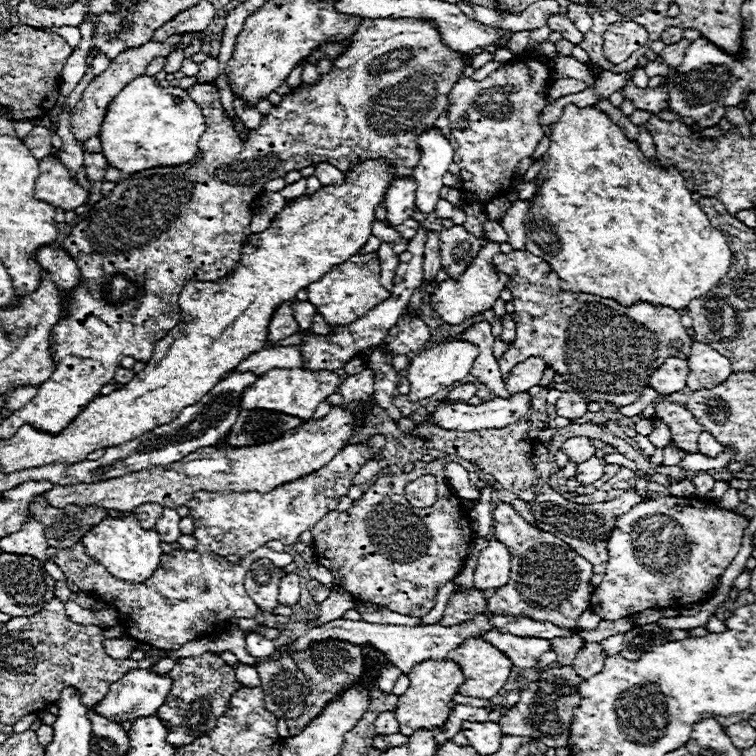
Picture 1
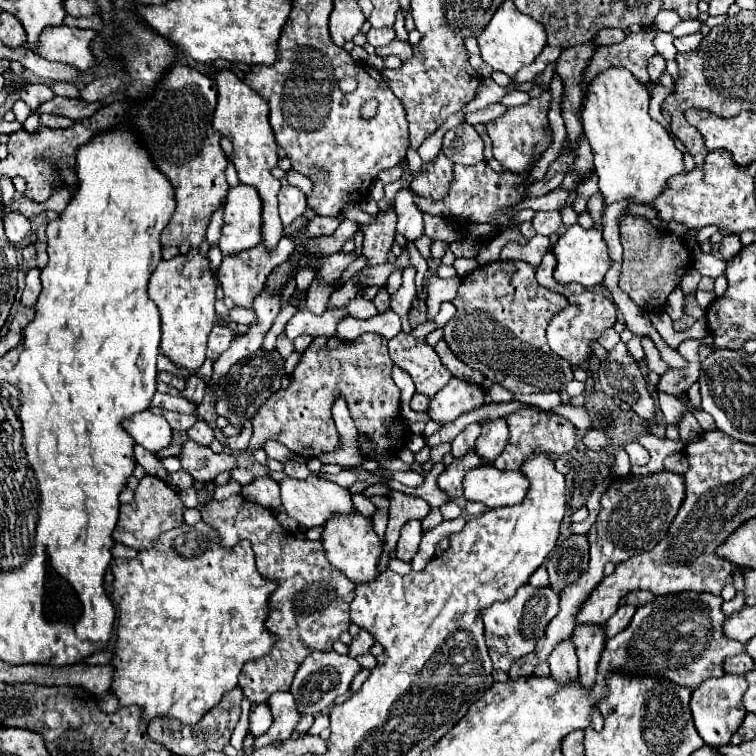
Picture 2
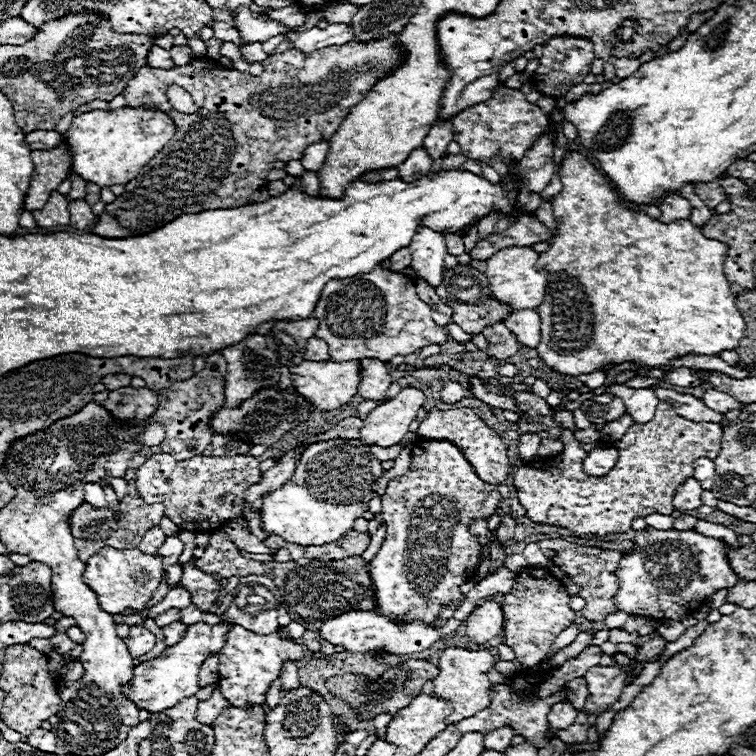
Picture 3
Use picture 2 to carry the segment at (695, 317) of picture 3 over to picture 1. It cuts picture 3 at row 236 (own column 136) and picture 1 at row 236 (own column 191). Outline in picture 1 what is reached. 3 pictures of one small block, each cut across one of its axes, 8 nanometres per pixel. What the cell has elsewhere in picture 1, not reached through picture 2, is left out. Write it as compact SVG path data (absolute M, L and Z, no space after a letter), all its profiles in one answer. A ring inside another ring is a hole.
M566 106L560 120L552 124L552 136L550 136L550 150L544 154L544 166L538 172L538 192L530 202L528 218L526 218L526 250L534 256L540 256L544 262L550 264L550 268L560 276L560 288L566 292L584 292L592 296L612 298L622 306L632 306L636 302L650 302L652 306L668 306L672 310L684 310L688 308L688 302L704 296L712 290L714 284L728 272L732 252L726 244L726 238L722 232L718 232L708 216L700 210L700 206L692 200L692 192L684 186L684 178L676 170L660 168L658 162L650 162L644 158L644 154L638 150L638 144L630 142L622 130L598 108L576 108Z

